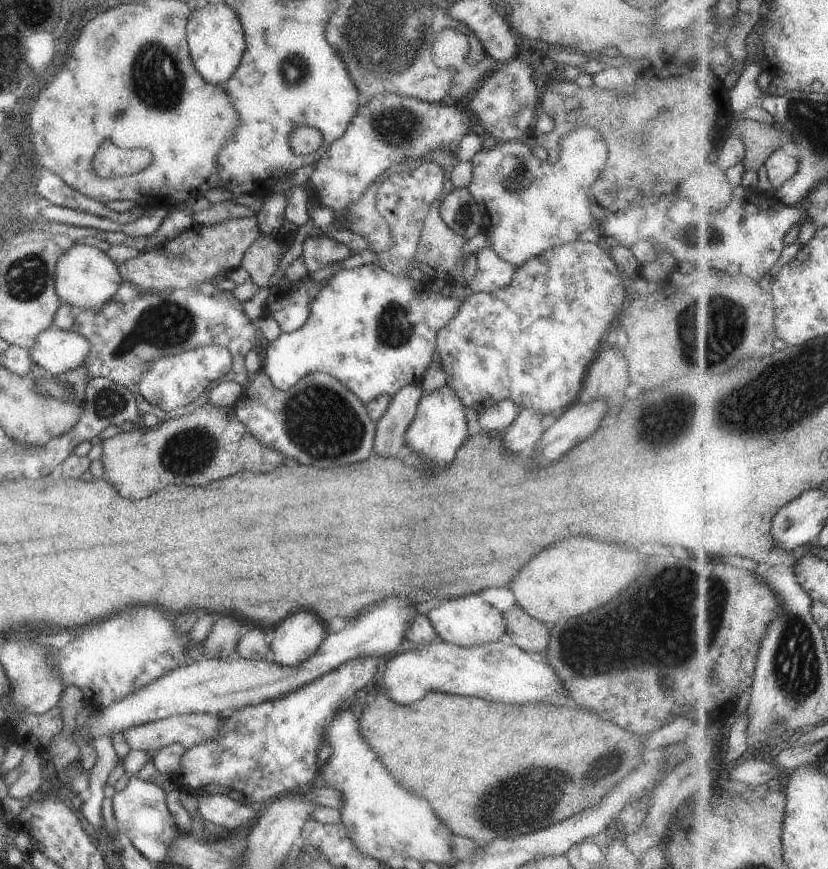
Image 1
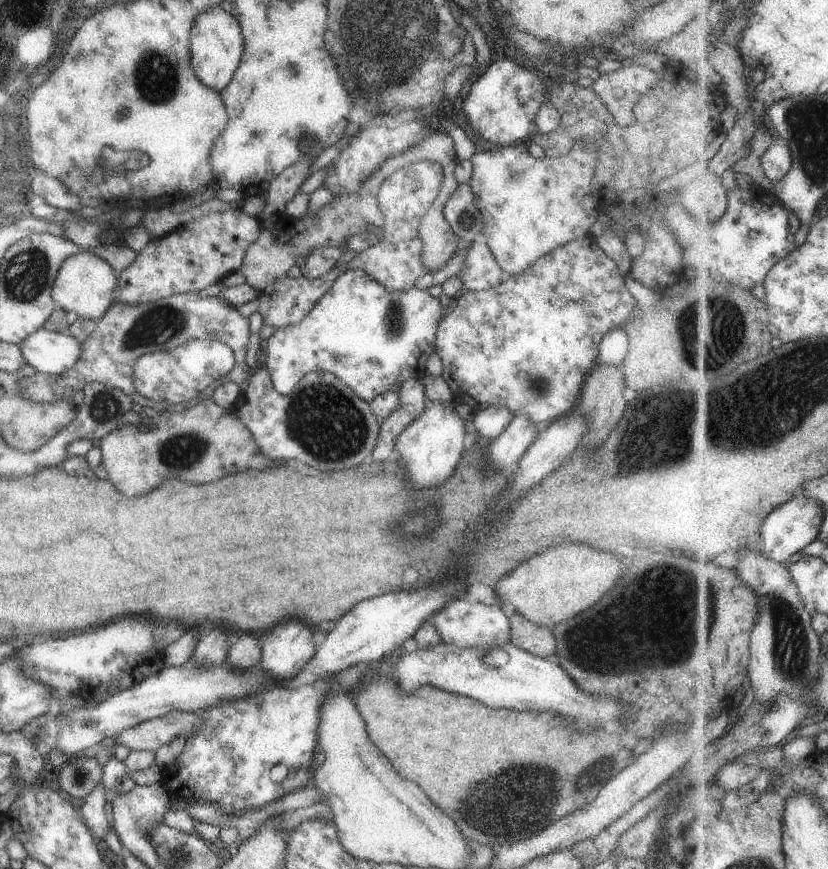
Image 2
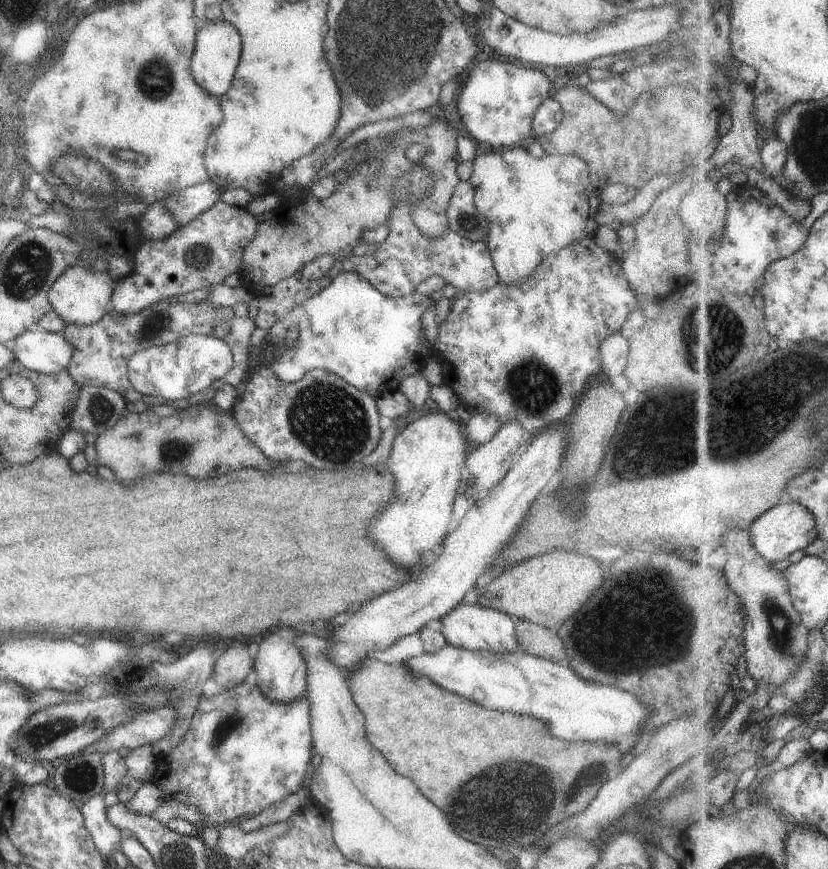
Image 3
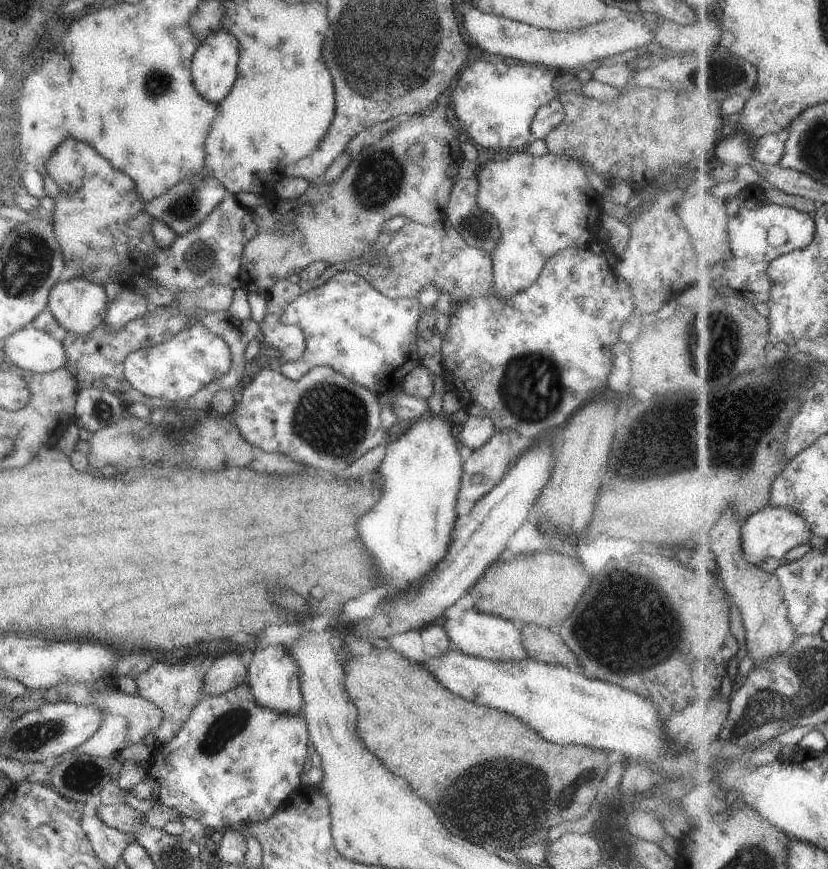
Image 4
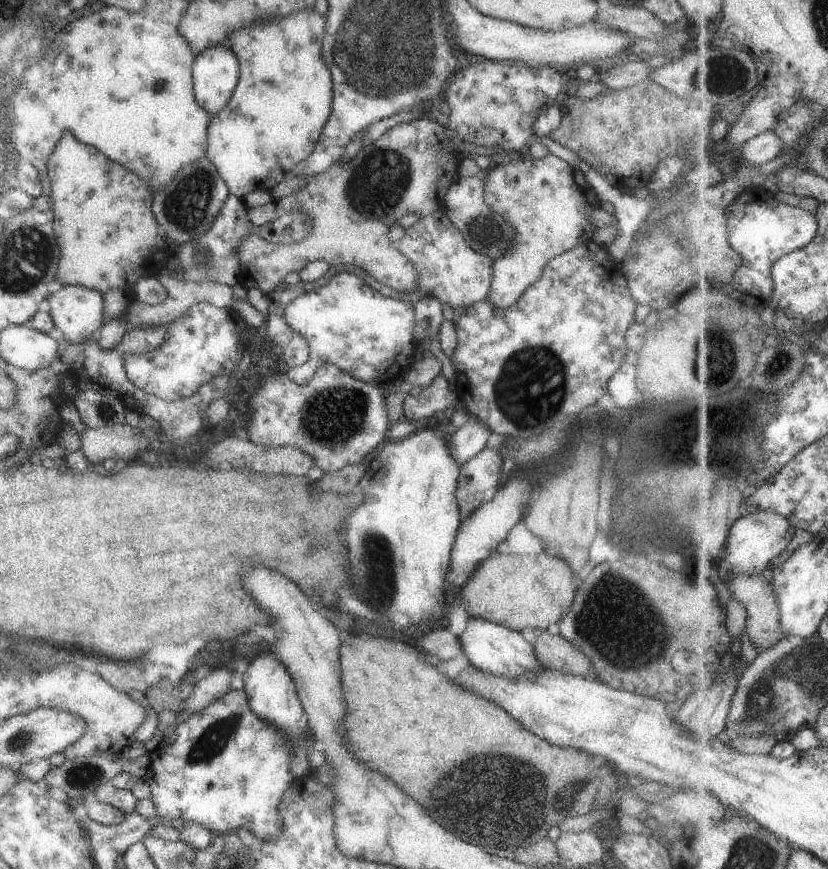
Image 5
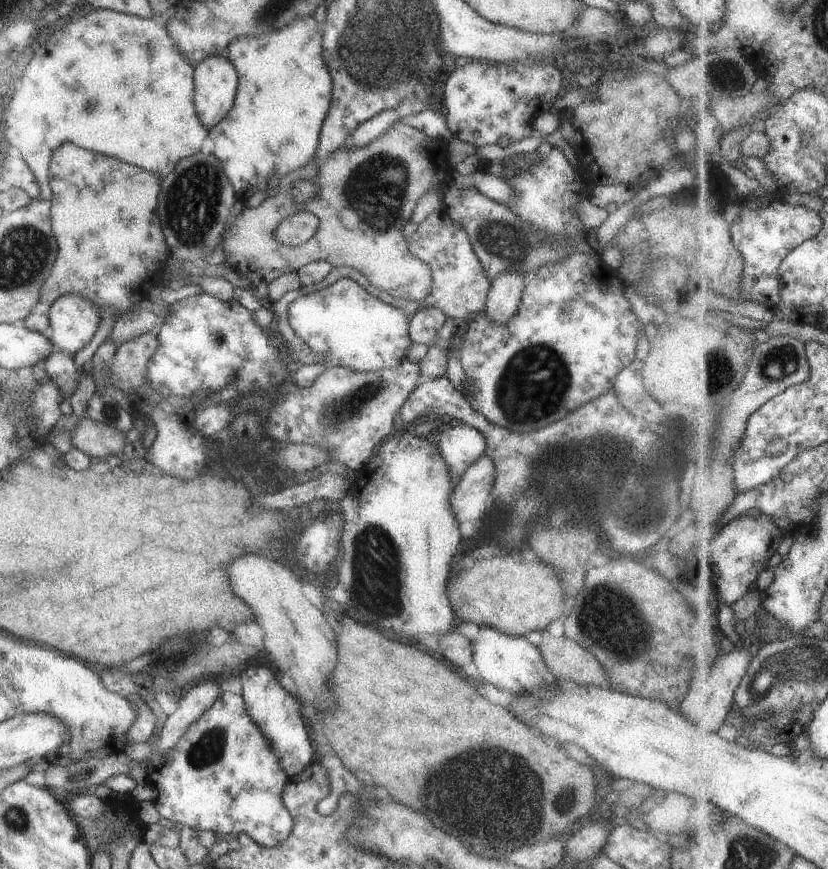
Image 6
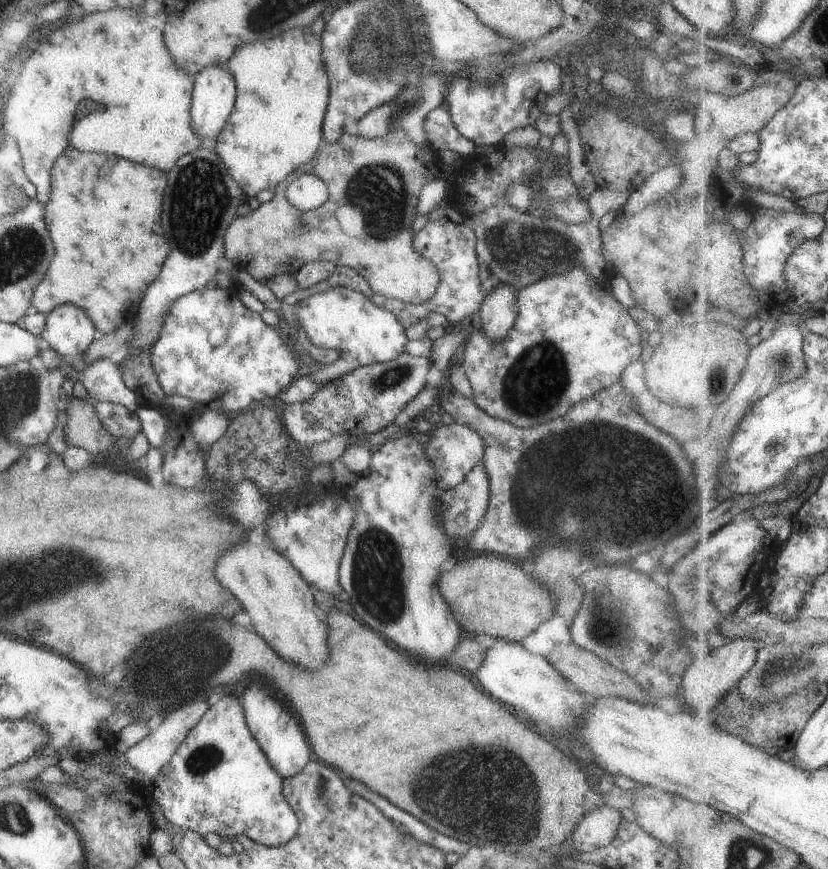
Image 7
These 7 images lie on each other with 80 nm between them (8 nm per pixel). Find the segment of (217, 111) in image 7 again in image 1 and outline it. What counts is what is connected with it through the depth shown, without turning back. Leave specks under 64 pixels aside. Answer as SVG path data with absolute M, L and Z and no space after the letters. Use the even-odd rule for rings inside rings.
M205 1L196 5L187 18L185 34L189 58L195 72L208 83L221 86L239 64L245 48L243 31L235 11L223 2Z

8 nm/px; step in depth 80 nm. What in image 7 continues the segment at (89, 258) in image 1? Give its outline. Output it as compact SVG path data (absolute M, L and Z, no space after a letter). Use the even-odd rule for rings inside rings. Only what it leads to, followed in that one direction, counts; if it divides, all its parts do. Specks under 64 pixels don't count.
M59 303L46 314L40 337L51 350L70 361L82 354L98 334L83 310L69 303Z

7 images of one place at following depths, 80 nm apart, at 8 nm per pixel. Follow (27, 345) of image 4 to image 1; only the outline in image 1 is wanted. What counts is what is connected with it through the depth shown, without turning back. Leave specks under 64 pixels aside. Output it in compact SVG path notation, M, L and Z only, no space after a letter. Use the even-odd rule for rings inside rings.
M48 328L35 336L33 344L26 351L29 360L34 365L41 368L41 370L45 370L50 375L58 377L64 371L77 369L81 365L81 362L87 356L87 352L89 352L89 342L79 334L75 334L75 332Z

